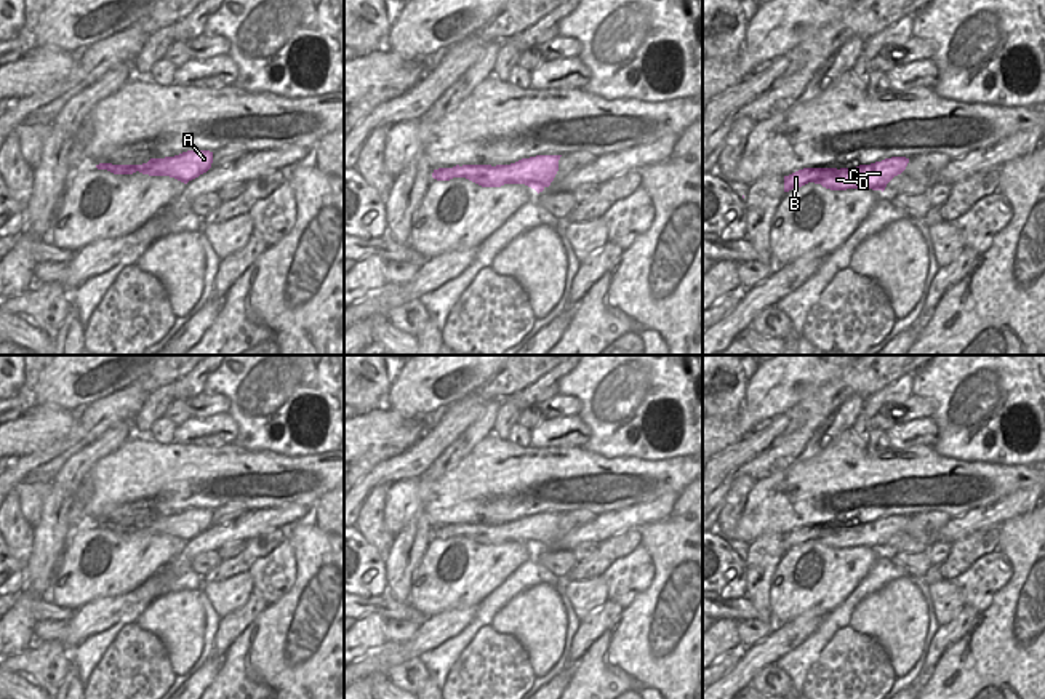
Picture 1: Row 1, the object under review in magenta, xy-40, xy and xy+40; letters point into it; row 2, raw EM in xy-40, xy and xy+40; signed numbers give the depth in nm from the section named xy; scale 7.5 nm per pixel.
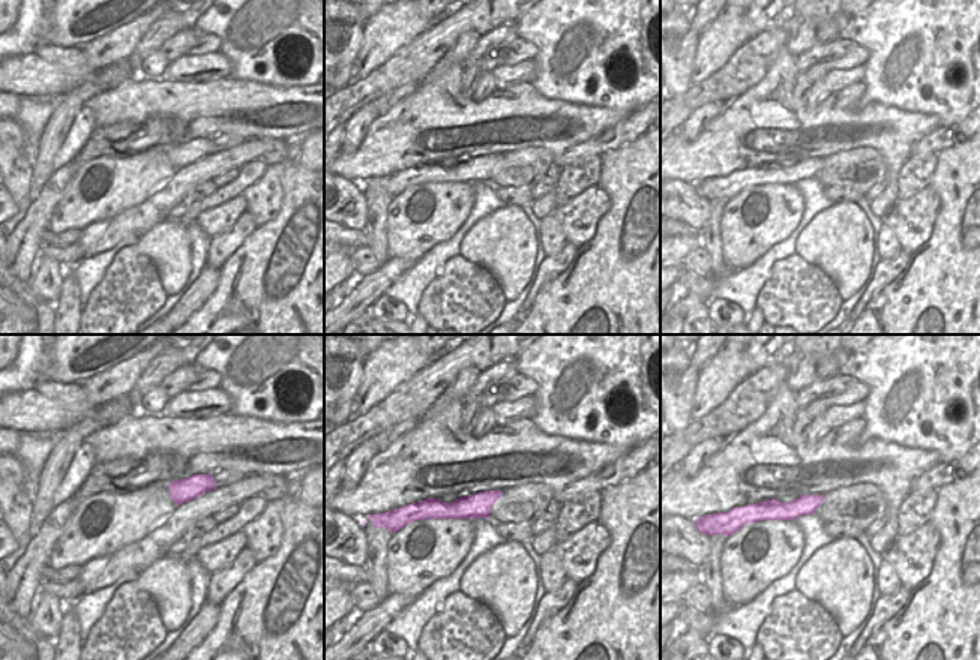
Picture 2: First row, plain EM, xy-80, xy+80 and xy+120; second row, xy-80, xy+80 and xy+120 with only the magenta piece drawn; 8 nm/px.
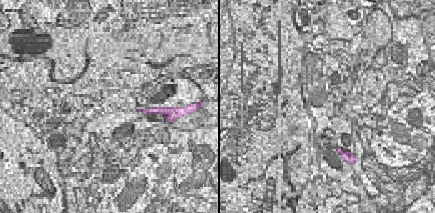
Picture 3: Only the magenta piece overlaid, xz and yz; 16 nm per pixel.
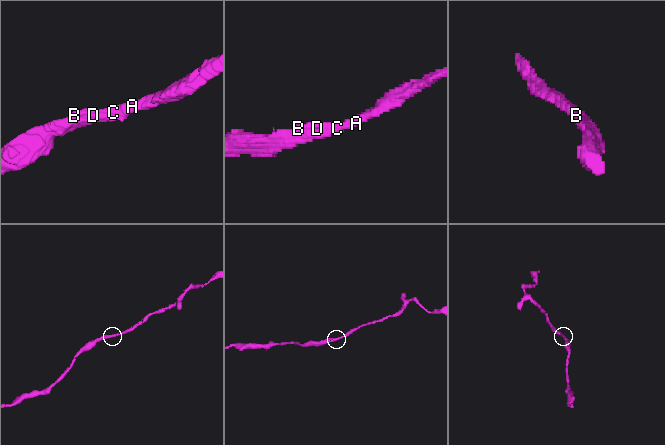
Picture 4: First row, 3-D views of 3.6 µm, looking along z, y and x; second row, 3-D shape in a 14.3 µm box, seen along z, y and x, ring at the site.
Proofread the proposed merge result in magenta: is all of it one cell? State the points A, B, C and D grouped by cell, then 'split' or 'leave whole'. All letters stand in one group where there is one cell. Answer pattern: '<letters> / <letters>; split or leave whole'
A B C D; leave whole

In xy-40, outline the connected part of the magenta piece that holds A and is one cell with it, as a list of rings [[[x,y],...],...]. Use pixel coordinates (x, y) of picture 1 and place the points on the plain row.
[[[187,509],[174,515],[150,517],[142,523],[112,523],[99,521],[98,528],[107,528],[114,533],[133,533],[136,529],[149,534],[170,534],[184,542],[206,531],[213,521],[210,509]]]

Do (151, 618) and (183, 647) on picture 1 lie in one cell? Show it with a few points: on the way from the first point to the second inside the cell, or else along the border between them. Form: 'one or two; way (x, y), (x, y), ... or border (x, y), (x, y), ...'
one; way (159, 623), (175, 639)

